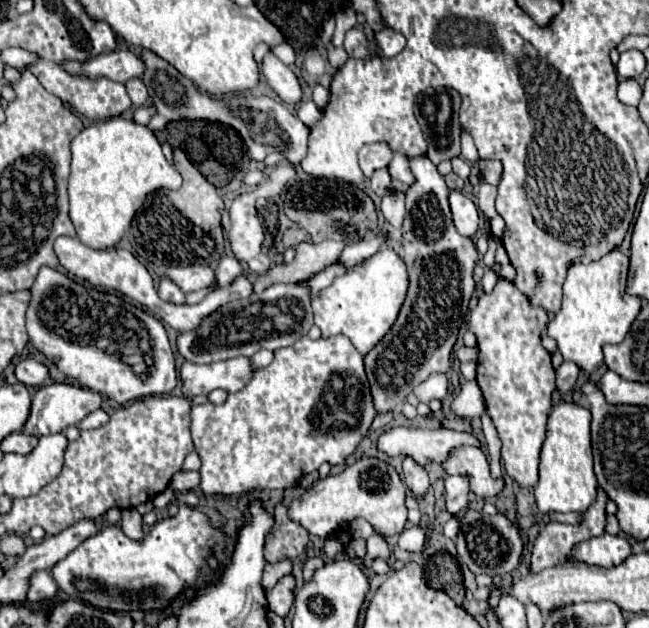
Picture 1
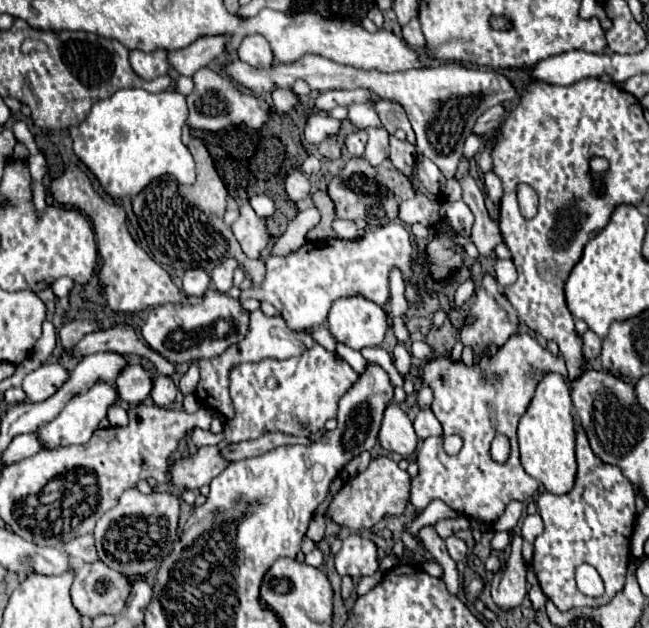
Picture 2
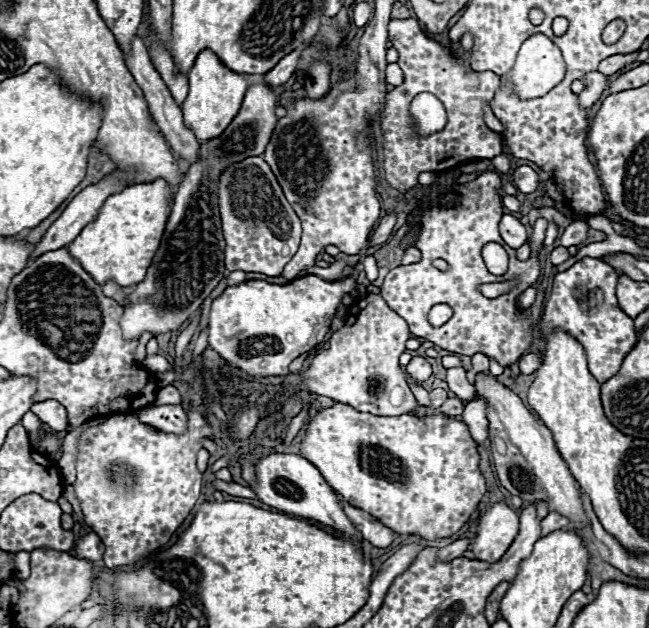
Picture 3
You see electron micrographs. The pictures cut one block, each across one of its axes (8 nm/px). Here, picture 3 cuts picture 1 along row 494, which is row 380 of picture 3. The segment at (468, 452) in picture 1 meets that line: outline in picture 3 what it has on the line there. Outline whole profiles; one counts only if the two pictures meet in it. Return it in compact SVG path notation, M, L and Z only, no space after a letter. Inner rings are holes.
M478 374L476 388L478 396L484 396L488 400L488 440L492 446L492 460L500 484L512 496L520 496L526 504L538 504L544 500L548 502L550 512L558 512L570 522L590 526L590 520L586 520L586 512L582 508L580 488L570 474L566 462L562 460L560 452L556 450L552 432L546 426L538 424L524 406L524 402L496 378Z

